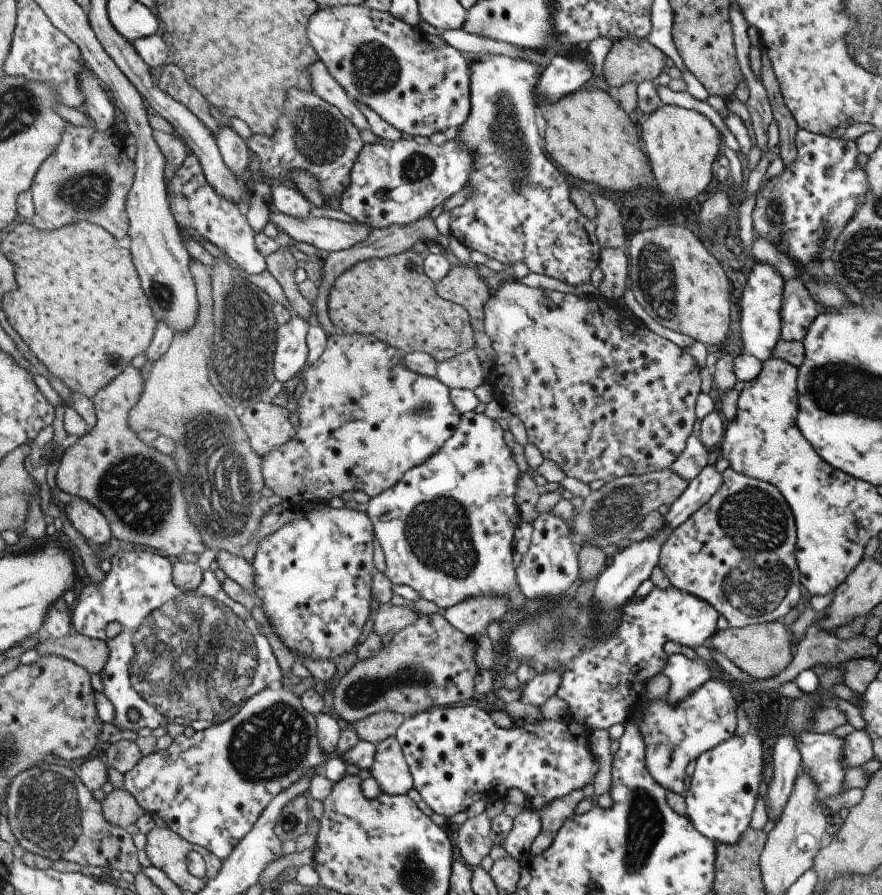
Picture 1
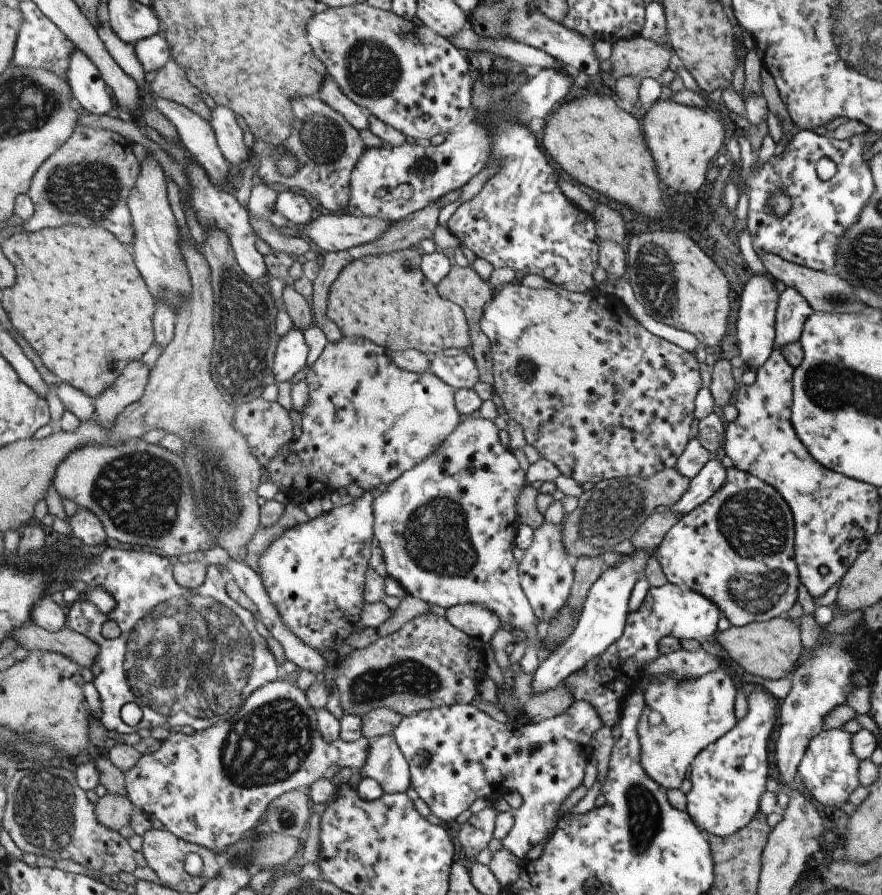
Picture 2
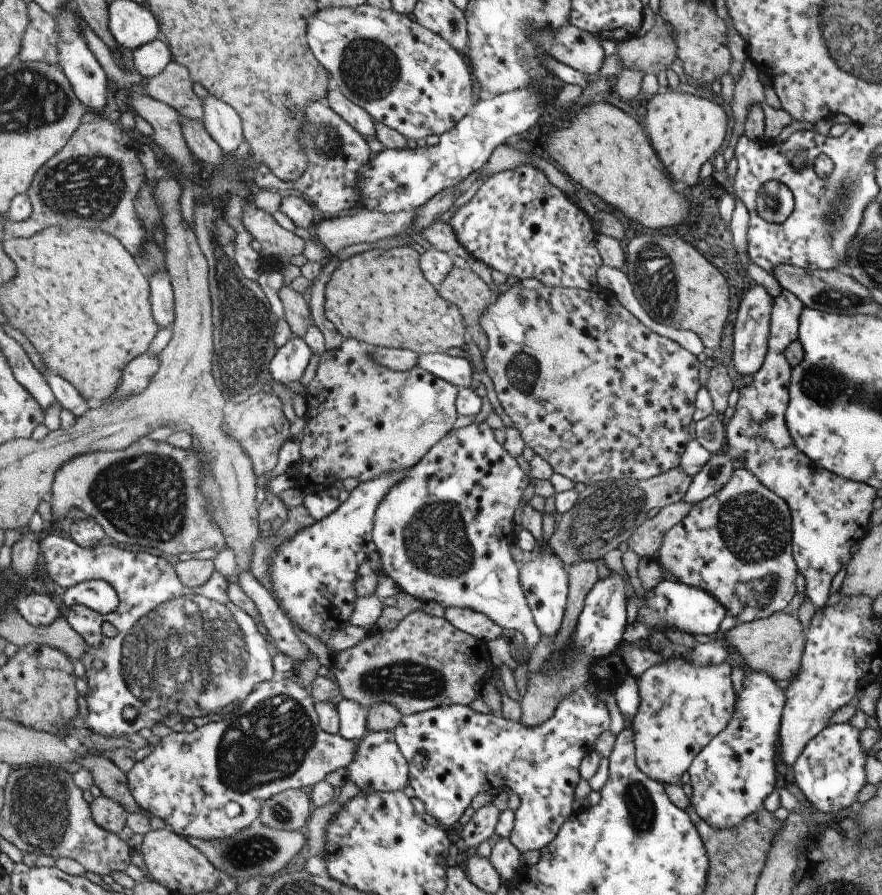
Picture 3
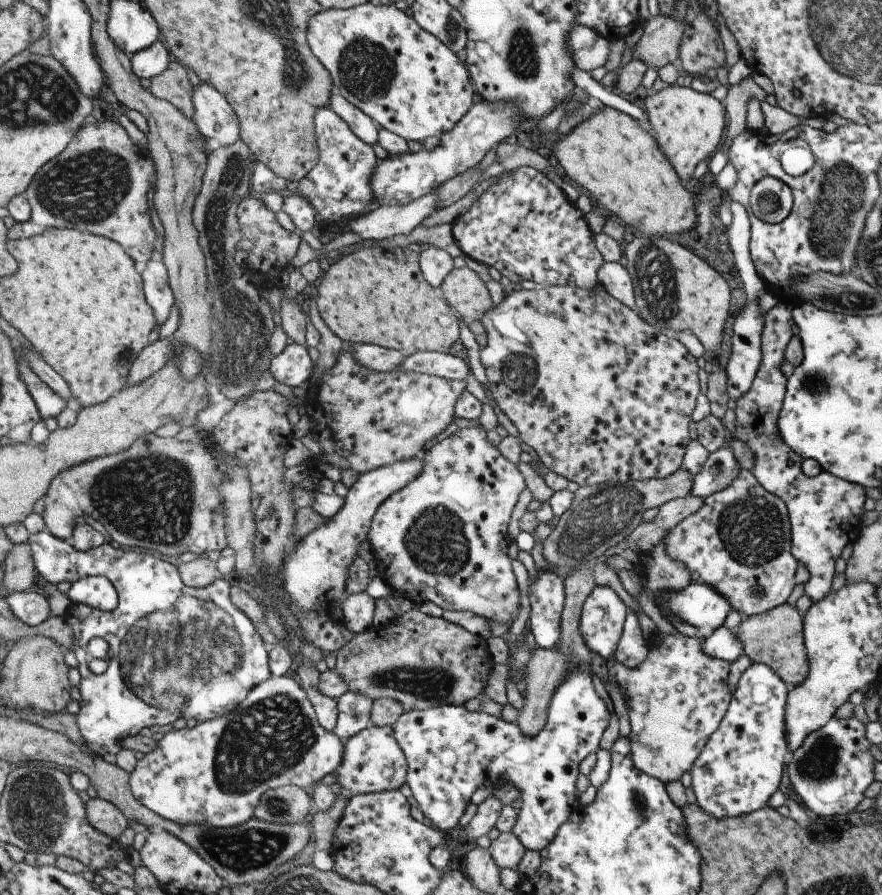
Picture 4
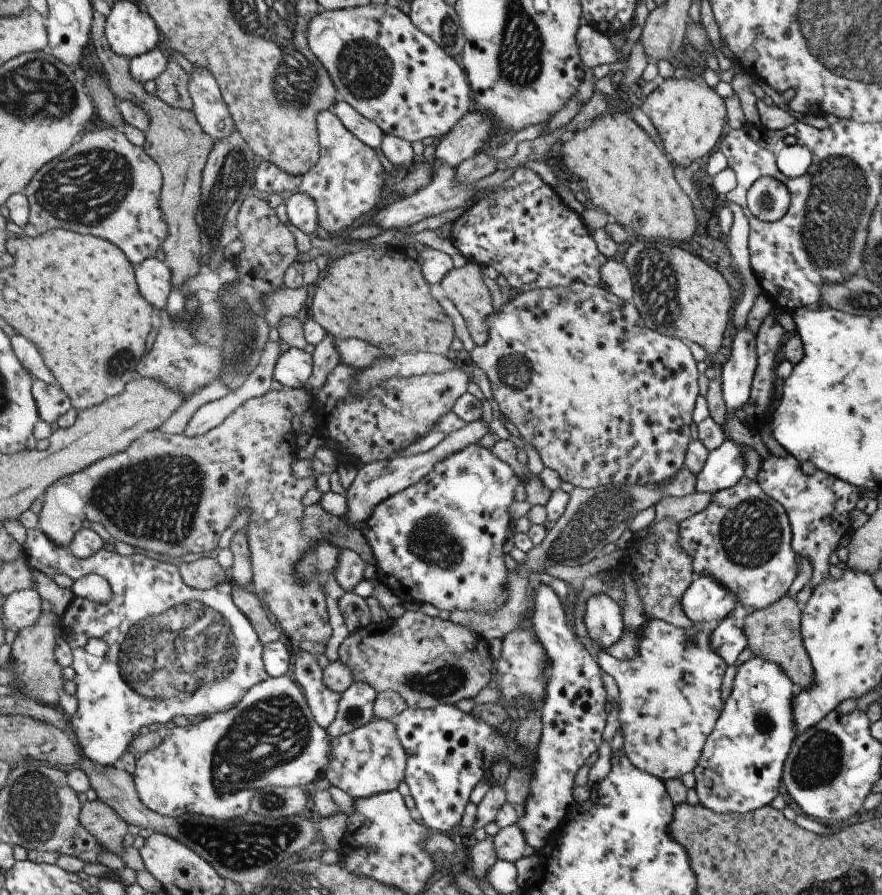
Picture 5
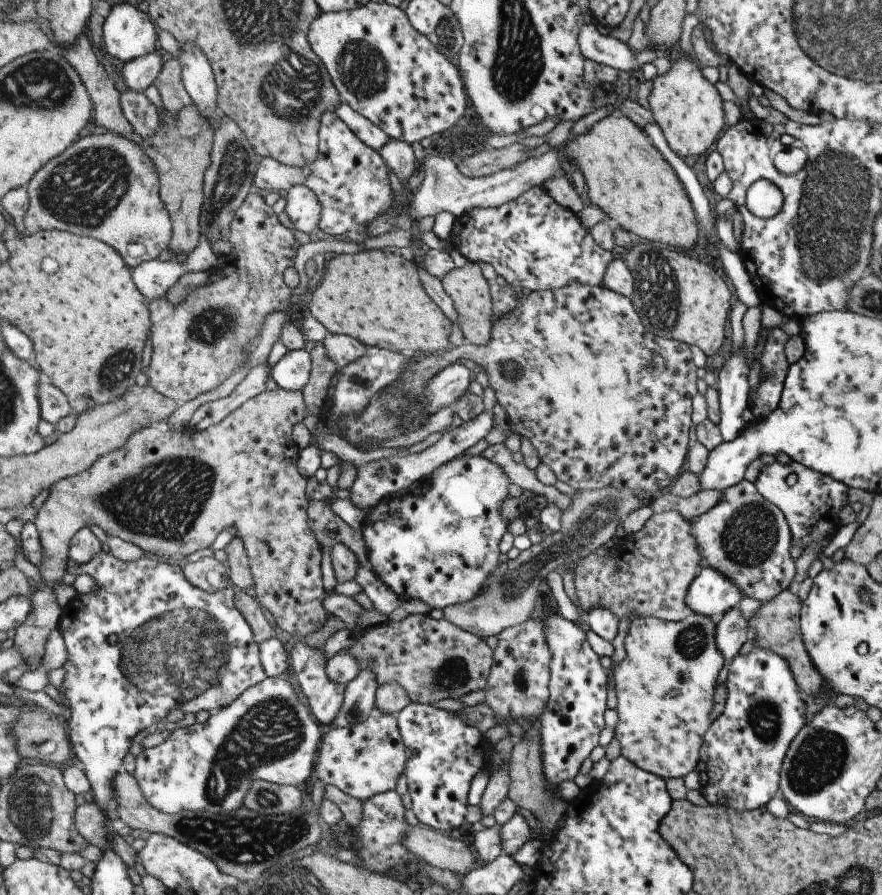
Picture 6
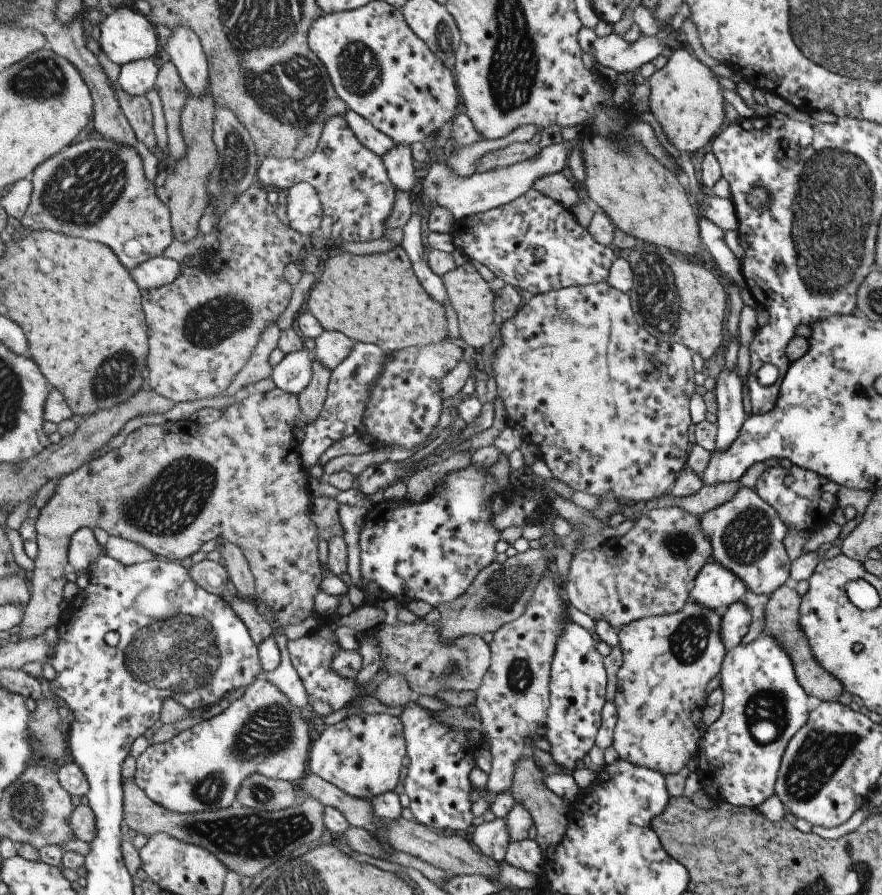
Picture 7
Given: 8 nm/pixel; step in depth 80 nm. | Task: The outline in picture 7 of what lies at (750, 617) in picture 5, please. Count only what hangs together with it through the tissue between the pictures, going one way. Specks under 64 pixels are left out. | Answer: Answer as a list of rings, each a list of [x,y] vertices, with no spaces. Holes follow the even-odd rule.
[[[784,584],[774,590],[769,596],[763,609],[763,628],[766,634],[773,637],[777,644],[789,655],[796,676],[797,684],[805,691],[807,696],[817,697],[821,701],[835,701],[843,692],[843,687],[836,678],[825,672],[811,654],[807,639],[799,626],[798,606],[800,596],[795,590],[789,590]]]

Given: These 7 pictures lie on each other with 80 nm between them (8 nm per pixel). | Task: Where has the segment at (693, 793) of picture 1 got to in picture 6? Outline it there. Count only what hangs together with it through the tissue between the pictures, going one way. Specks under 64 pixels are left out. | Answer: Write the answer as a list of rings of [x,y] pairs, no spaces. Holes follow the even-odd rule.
[[[753,644],[753,648],[748,654],[738,654],[736,657],[733,657],[732,661],[730,661],[725,687],[727,689],[727,698],[724,703],[723,711],[705,731],[702,738],[702,745],[698,750],[699,758],[693,771],[695,771],[698,776],[698,791],[702,794],[703,798],[705,798],[707,805],[713,805],[714,807],[729,807],[730,809],[739,812],[755,810],[756,808],[764,807],[771,798],[779,794],[779,771],[783,757],[785,756],[791,739],[797,734],[797,732],[799,732],[799,730],[801,730],[801,726],[807,722],[804,717],[804,700],[802,700],[799,695],[801,690],[799,690],[798,686],[795,684],[788,664],[780,656],[777,656],[768,649],[761,649],[759,645],[755,644]]]

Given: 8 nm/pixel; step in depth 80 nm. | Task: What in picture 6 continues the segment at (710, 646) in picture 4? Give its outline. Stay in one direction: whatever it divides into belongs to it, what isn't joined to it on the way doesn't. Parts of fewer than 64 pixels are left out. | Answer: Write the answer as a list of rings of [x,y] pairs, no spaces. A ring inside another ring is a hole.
[[[737,606],[725,611],[714,628],[715,646],[723,657],[723,666],[717,674],[717,685],[726,681],[729,663],[738,655],[737,651],[748,637],[750,637],[748,624],[738,612]]]

